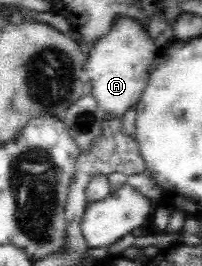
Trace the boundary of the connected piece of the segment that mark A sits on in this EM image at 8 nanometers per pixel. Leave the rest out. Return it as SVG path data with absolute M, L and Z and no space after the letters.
M117 17L111 29L96 39L84 66L85 80L91 81L92 95L98 106L111 116L122 117L129 106L136 105L147 85L150 67L157 58L159 48L148 35L145 25L130 17Z

